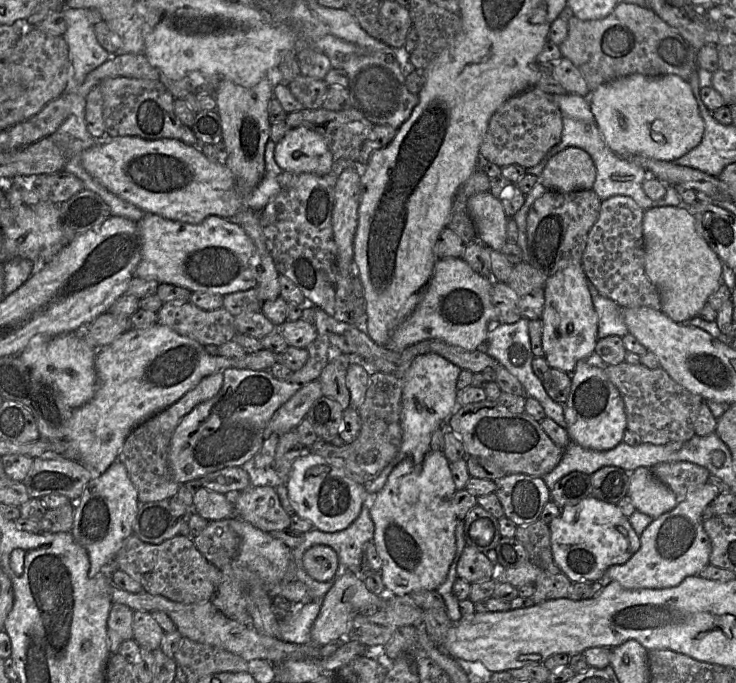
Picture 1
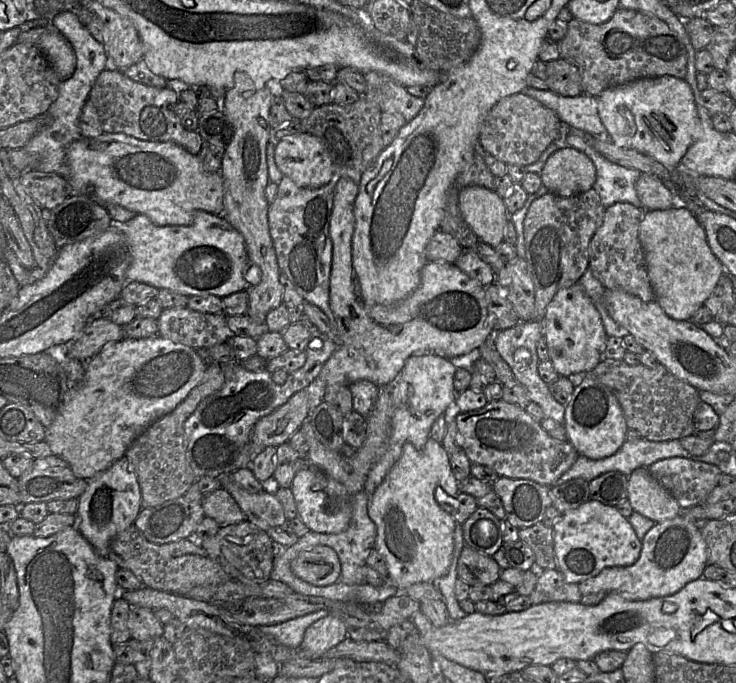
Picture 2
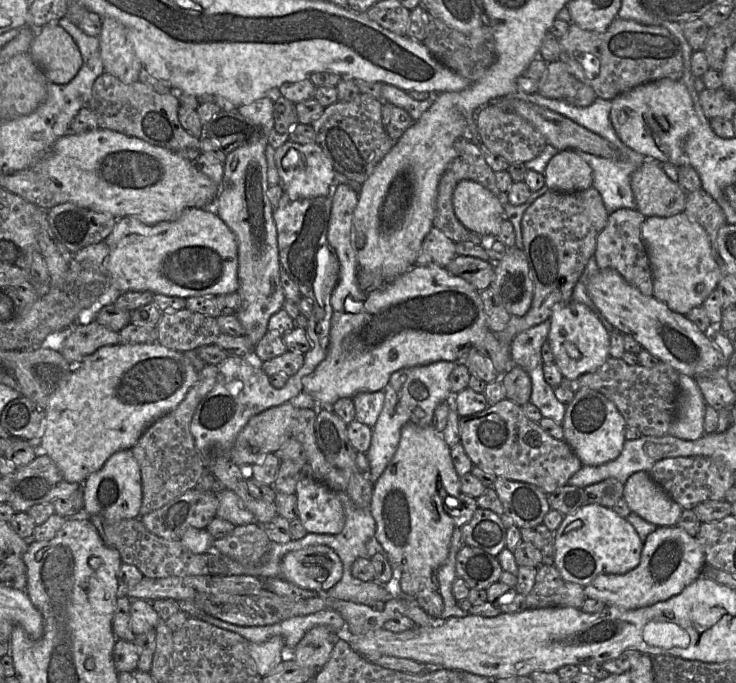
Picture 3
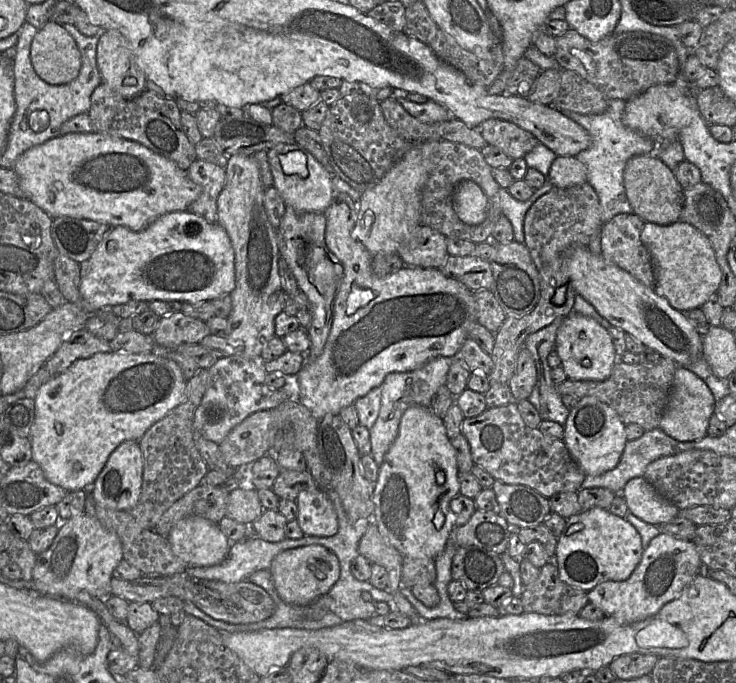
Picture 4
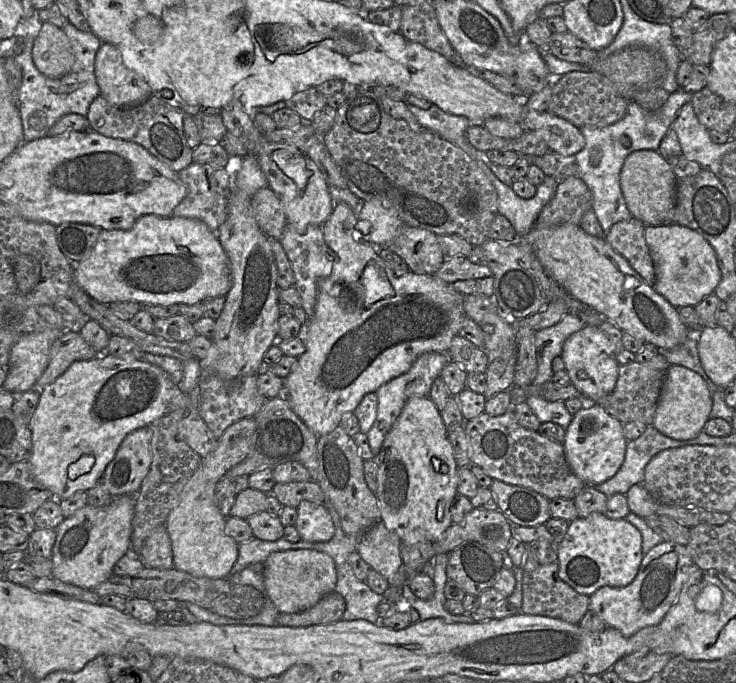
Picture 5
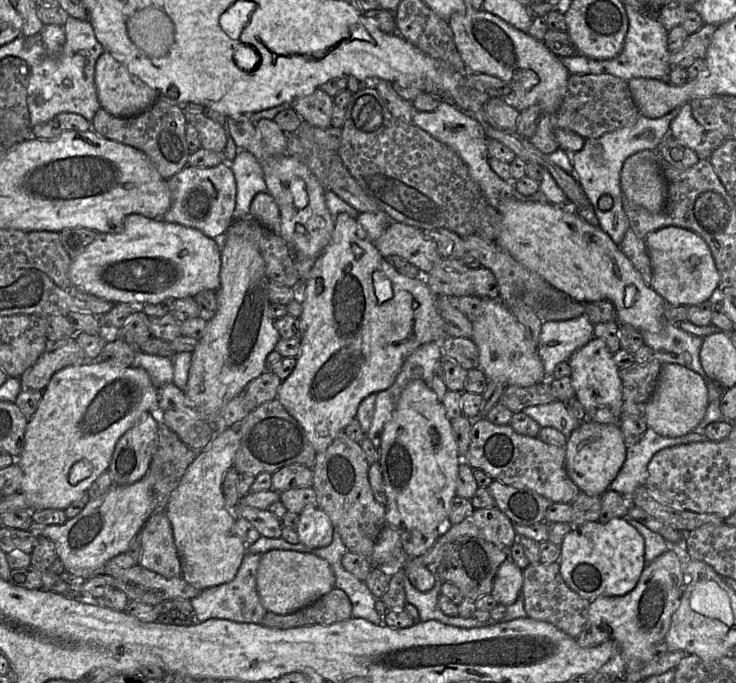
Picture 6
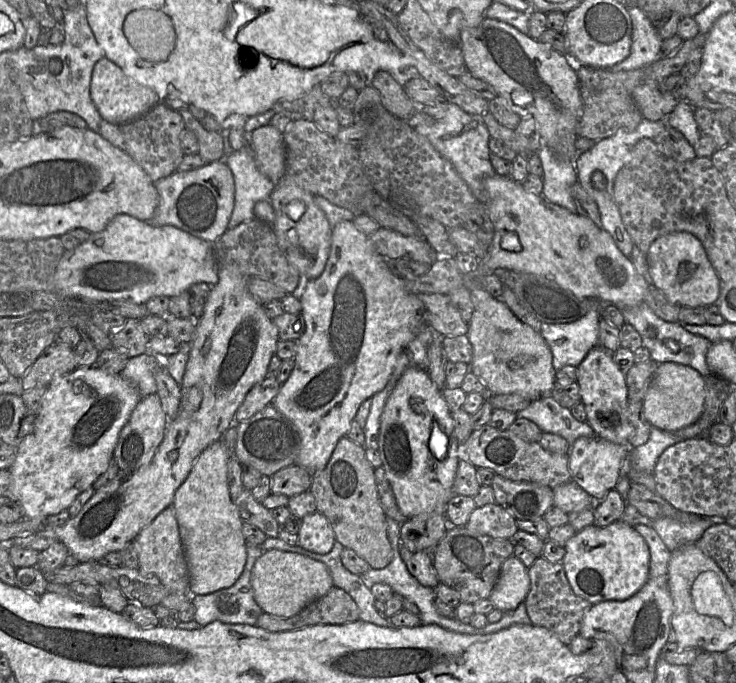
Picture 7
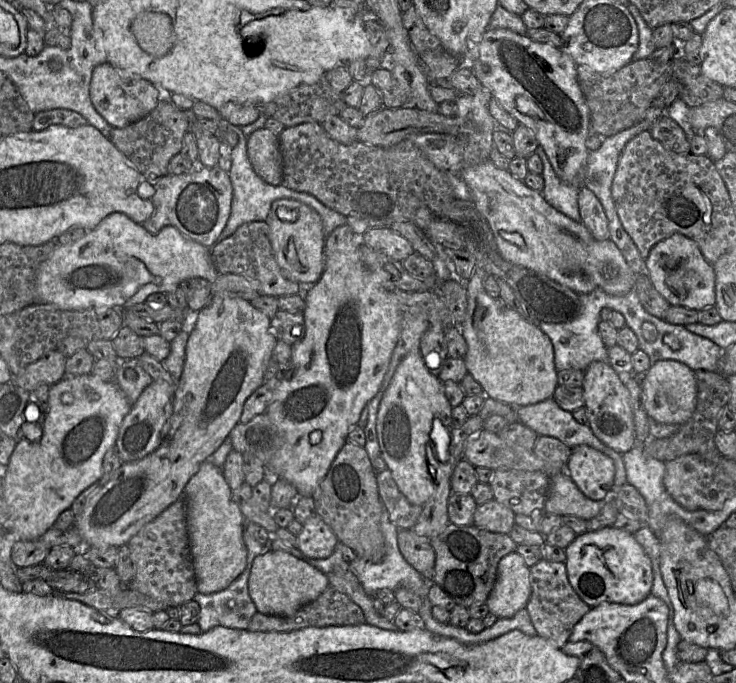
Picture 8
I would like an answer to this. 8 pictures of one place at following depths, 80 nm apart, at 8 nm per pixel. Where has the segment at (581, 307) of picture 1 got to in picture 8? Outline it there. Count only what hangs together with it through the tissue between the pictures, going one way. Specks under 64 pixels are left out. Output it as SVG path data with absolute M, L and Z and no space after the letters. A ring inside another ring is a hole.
M594 361L584 370L582 387L589 426L595 436L621 454L631 450L636 432L624 376L617 373L608 361Z

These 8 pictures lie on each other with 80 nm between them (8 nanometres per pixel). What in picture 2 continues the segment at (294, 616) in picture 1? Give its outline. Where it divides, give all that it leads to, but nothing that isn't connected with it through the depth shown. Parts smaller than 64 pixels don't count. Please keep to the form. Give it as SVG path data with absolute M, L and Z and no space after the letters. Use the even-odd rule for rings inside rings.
M318 610L278 624L255 626L254 629L259 630L263 635L279 644L290 648L299 648L308 627L328 614L329 612L326 610Z

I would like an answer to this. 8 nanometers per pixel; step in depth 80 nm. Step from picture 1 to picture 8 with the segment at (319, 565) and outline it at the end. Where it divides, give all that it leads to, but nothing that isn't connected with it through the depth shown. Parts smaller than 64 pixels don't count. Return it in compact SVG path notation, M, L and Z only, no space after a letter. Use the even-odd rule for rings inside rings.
M264 550L255 557L248 579L249 595L257 611L273 616L291 617L314 601L329 587L327 576L304 560L276 550Z

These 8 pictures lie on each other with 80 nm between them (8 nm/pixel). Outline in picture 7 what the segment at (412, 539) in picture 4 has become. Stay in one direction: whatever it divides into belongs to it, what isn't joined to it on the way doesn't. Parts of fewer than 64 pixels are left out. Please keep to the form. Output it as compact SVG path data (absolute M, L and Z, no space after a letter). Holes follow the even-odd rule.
M408 367L389 395L380 416L378 452L392 487L396 503L407 518L421 513L445 513L453 494L453 484L461 457L461 446L454 434L454 422L448 404L431 380L427 370ZM437 422L447 436L446 457L437 459L429 449L432 423Z

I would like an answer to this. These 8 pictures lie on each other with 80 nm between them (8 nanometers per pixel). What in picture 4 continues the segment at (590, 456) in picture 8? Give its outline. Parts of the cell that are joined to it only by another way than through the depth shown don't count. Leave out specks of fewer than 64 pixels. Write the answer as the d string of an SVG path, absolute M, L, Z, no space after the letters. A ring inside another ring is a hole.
M586 396L570 410L564 425L563 441L586 475L600 475L612 470L619 463L628 441L625 427L611 407L595 397Z

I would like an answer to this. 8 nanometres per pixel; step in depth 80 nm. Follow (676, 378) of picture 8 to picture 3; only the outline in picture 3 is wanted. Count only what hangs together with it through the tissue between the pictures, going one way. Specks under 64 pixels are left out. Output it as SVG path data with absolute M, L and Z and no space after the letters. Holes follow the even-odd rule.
M680 374L676 416L668 434L684 440L701 438L705 434L706 406L696 378Z

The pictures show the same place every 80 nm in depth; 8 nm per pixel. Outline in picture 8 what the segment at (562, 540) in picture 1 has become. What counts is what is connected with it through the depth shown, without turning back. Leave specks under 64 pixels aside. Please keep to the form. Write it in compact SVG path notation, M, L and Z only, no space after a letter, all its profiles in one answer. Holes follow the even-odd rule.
M608 526L580 534L565 549L569 582L579 597L591 608L601 603L635 605L652 591L652 563L635 536Z

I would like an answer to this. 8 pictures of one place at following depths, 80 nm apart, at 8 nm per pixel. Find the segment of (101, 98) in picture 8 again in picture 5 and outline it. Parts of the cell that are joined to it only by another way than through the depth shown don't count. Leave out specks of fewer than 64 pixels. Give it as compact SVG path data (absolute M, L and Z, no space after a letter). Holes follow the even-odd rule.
M102 43L95 57L95 77L100 94L113 106L140 105L153 93L146 81L124 64L120 51Z

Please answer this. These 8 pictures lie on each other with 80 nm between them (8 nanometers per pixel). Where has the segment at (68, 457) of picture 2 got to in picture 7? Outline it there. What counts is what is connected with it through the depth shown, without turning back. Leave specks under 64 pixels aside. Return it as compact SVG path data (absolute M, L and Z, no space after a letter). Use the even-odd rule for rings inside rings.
M96 366L77 367L54 376L46 386L46 393L33 422L33 431L21 438L15 461L9 468L10 492L22 508L24 518L44 520L47 516L67 510L80 493L93 485L112 461L119 433L142 398L137 387L129 380Z

